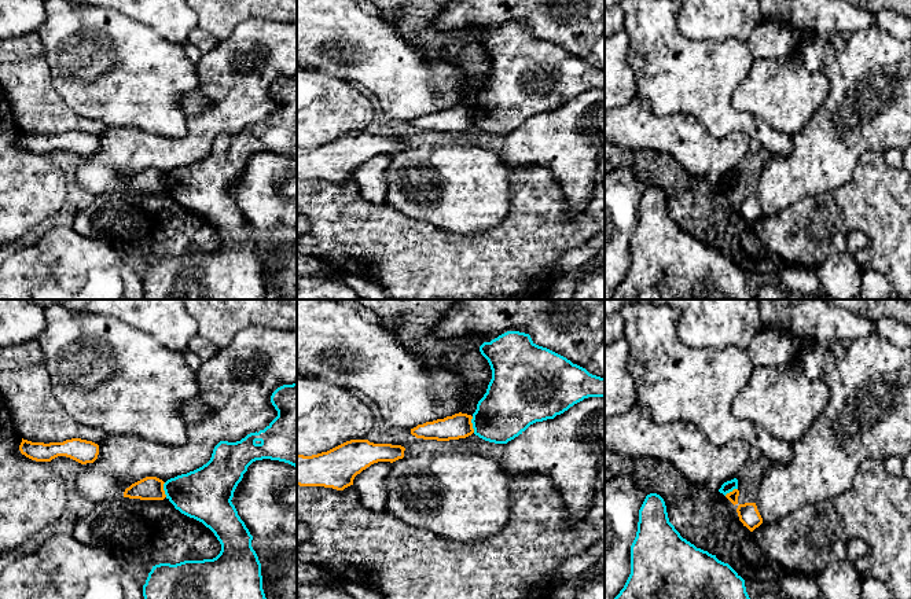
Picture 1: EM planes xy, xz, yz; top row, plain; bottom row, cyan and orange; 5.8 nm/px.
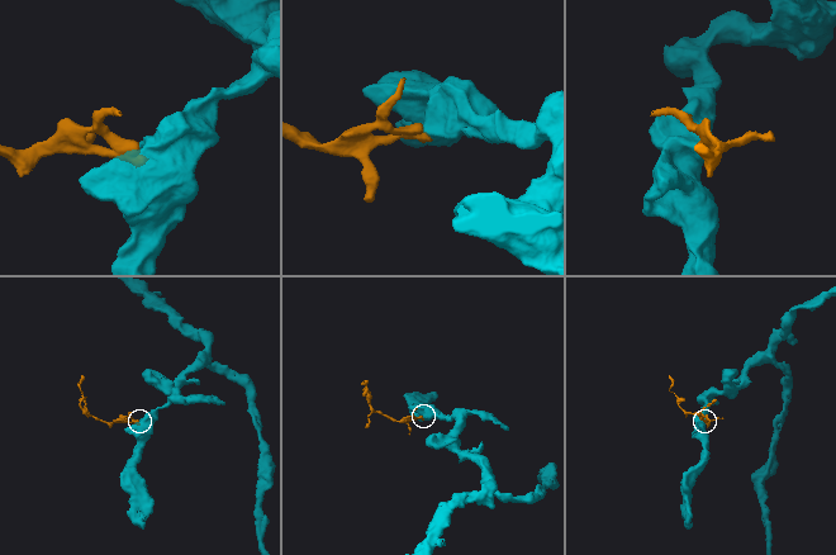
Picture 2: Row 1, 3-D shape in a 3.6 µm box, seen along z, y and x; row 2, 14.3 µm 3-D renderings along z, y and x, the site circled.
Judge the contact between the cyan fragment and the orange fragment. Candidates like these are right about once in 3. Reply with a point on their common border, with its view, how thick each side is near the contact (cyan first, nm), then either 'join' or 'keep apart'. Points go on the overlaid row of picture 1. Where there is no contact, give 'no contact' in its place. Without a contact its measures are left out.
meets cyan in xz at (473, 425); 320 nm thick on the cyan side, 140 nm on the other; keep apart

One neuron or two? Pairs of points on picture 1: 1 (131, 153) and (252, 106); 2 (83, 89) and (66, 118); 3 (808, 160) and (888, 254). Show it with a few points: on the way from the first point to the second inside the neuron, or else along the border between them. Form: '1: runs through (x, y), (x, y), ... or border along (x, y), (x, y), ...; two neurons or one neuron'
1: runs through (161, 151), (184, 151), (221, 117); one neuron
2: border along (52, 83), (61, 98), (77, 114), (102, 121); two neurons
3: border along (856, 166), (852, 176), (841, 186), (803, 198); two neurons

